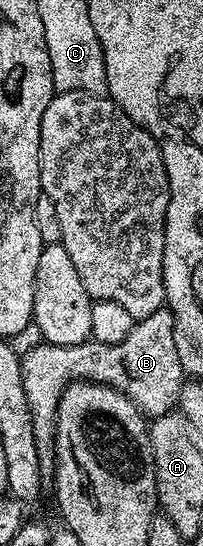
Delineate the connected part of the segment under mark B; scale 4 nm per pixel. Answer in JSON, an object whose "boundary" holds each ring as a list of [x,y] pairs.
{"boundary":[[[167,308],[151,312],[151,316],[134,321],[127,340],[119,344],[103,344],[88,341],[78,346],[52,346],[42,340],[27,353],[20,355],[23,392],[31,414],[31,428],[37,456],[41,461],[42,475],[53,473],[55,451],[53,438],[57,435],[57,405],[61,393],[70,382],[102,382],[114,386],[136,404],[142,414],[150,419],[176,411],[181,392],[187,385],[187,375],[179,364],[179,352],[175,352],[175,328],[173,313]]]}

